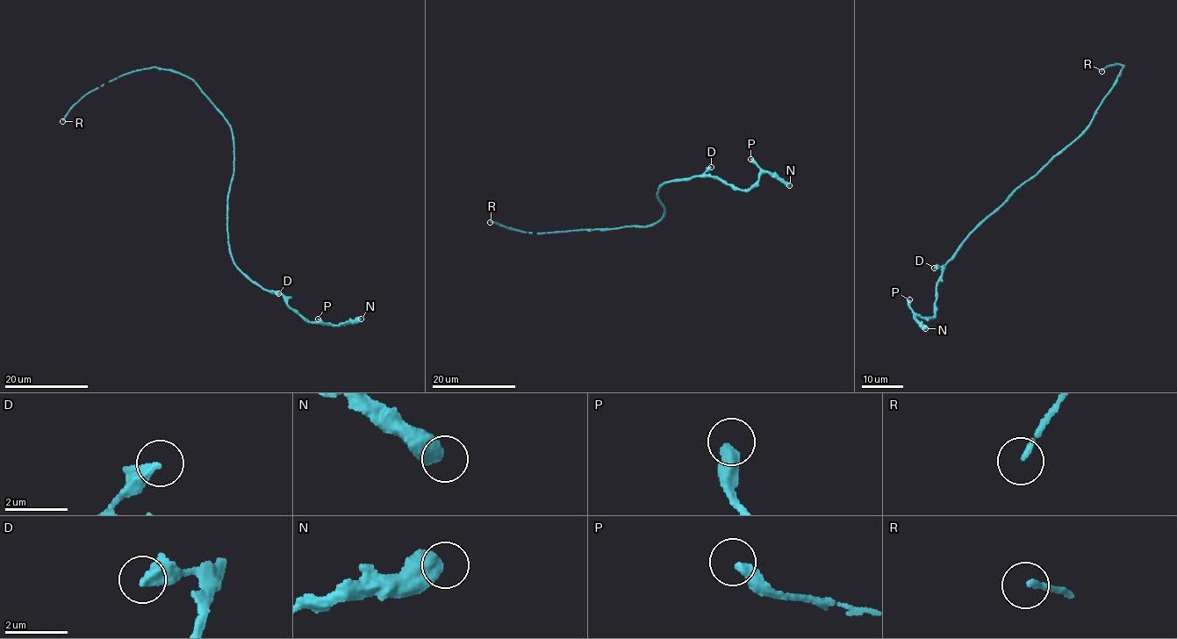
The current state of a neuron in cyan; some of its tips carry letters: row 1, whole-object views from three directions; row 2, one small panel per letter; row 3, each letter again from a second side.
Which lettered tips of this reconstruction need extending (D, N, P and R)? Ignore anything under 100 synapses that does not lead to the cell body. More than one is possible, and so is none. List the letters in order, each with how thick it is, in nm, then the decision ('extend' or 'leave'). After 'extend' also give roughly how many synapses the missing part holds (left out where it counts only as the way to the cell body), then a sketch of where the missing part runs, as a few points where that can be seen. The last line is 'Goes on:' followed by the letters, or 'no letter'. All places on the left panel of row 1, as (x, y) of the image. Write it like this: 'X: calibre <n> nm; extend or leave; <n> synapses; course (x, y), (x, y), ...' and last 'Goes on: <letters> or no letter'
D: calibre 420 nm; leave
N: calibre 650 nm; leave
P: calibre 400 nm; leave
R: calibre 150 nm; extend; 100 synapses
Goes on: R

